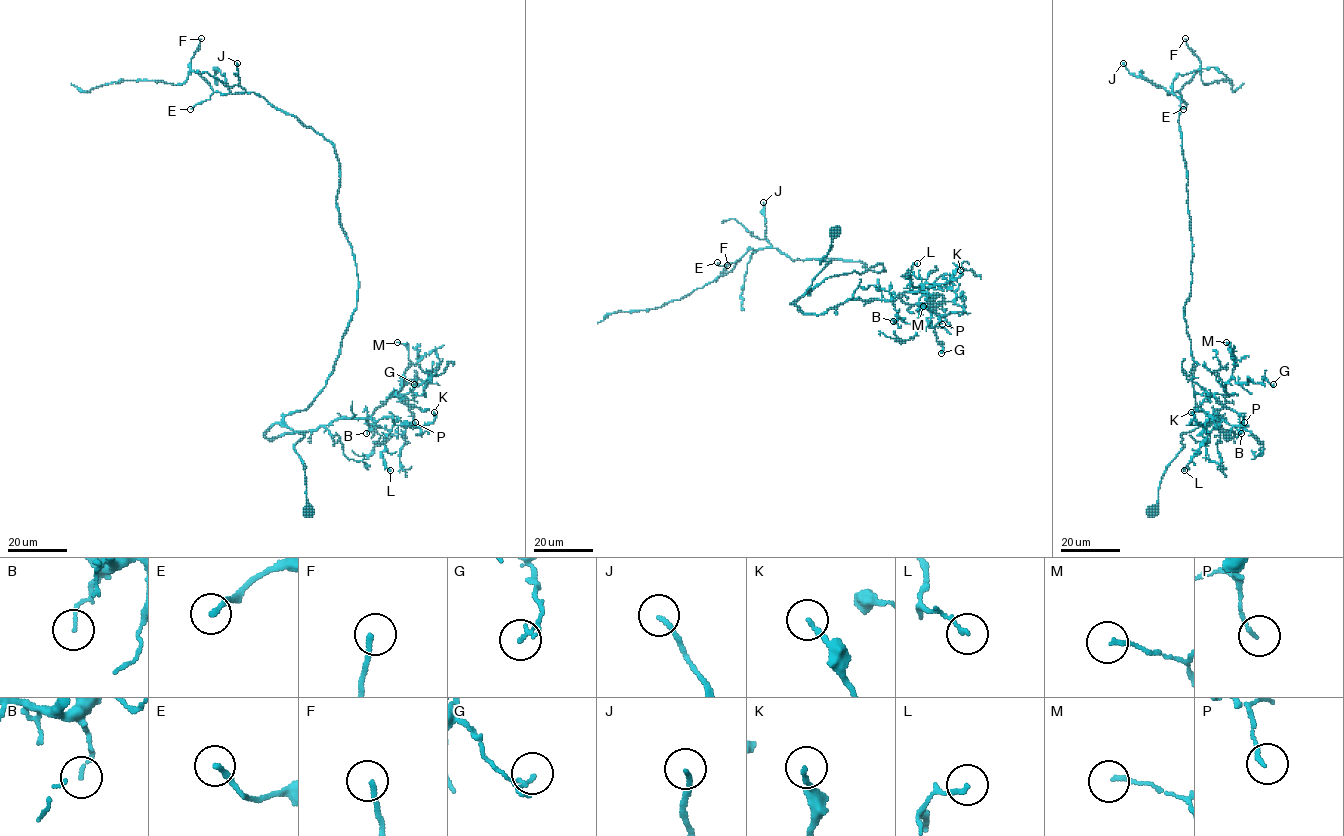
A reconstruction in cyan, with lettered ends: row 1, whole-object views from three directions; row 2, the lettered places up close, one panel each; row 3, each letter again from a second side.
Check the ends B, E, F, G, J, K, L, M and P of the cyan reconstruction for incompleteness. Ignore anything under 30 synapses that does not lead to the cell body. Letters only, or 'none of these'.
J

